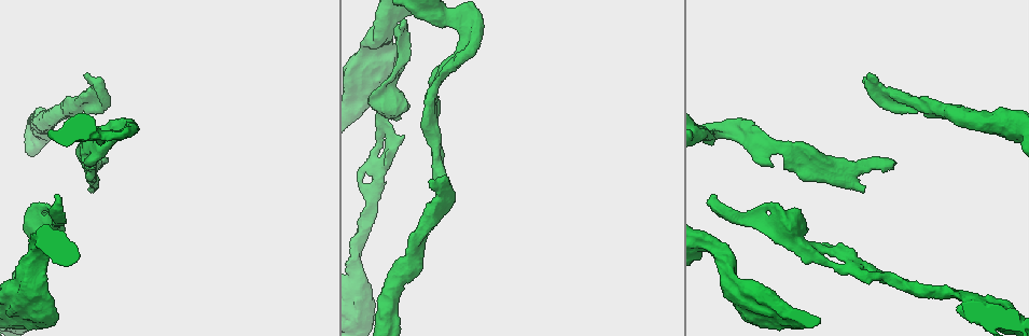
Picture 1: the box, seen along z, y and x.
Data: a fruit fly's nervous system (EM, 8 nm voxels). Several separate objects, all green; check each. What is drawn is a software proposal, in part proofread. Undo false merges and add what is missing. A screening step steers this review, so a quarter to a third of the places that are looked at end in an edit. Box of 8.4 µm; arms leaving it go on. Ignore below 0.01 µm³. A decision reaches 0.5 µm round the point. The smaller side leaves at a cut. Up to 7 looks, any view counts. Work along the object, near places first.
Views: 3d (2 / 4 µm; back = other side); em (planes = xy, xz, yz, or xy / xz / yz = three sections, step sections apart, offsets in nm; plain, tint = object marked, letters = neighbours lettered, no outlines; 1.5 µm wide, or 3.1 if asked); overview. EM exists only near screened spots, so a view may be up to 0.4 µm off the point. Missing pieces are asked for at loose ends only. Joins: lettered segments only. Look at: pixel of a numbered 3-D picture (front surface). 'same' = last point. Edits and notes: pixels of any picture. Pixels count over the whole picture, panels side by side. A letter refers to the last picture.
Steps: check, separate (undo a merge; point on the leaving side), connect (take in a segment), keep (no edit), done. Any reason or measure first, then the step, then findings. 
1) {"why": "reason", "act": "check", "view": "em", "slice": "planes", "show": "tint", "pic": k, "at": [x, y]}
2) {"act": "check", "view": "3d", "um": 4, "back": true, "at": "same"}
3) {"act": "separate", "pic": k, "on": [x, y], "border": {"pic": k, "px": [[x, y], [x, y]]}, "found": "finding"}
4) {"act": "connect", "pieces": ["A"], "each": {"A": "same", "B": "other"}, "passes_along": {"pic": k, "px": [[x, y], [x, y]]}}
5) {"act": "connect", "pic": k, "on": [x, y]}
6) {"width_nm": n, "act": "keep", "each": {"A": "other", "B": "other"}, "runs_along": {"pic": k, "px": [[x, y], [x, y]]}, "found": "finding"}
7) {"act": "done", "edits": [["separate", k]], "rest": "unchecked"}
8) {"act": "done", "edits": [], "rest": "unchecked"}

{"why": "touches itself", "act": "check", "view": "3d", "um": 2, "back": true, "pic": 1, "at": [372, 160]}

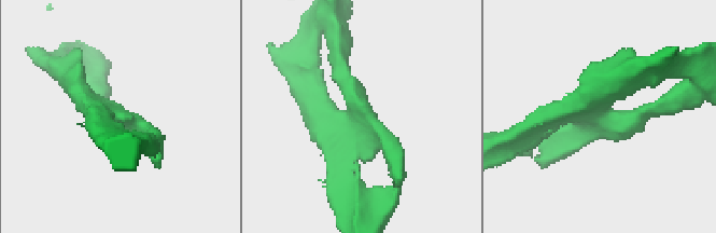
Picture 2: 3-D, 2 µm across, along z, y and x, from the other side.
{"act": "check", "view": "em", "slice": "planes", "show": "letters", "pic": 2, "at": [363, 118]}

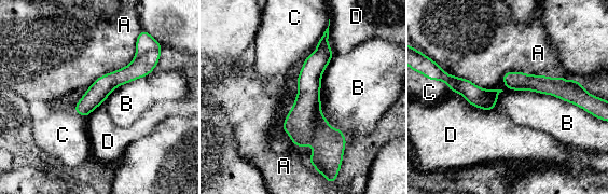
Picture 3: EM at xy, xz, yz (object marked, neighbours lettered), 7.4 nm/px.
{"act": "keep", "each": {"A": "other", "B": "other", "C": "other", "D": "other"}, "runs_along": {"pic": 3, "px": [[325, 39], [311, 73], [320, 160]]}, "found": "all the same cell"}

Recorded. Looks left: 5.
{"why": "free end", "act": "check", "view": "em", "slice": "planes", "show": "tint", "pic": 1, "at": [892, 161]}

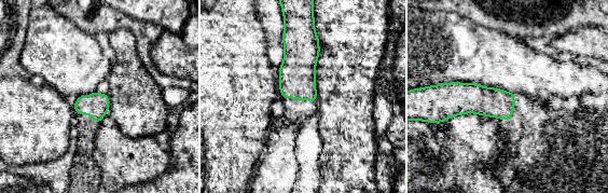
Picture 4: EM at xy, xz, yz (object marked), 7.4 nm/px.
{"why": "see the neighbours", "act": "check", "view": "em", "slice": "planes", "show": "letters", "at": "same"}

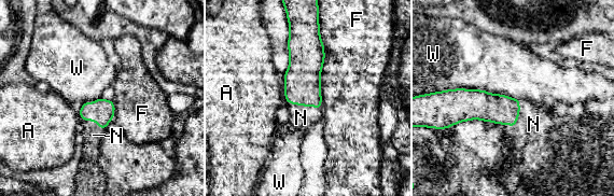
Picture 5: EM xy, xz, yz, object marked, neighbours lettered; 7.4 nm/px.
{"act": "connect", "pieces": ["N"], "each": {"A": "other", "F": "other", "N": "same", "W": "other"}, "found": "it goes on there"}

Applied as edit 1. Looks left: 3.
{"why": "free end", "act": "check", "view": "em", "slice": "planes", "show": "tint", "pic": 1, "at": [710, 195]}

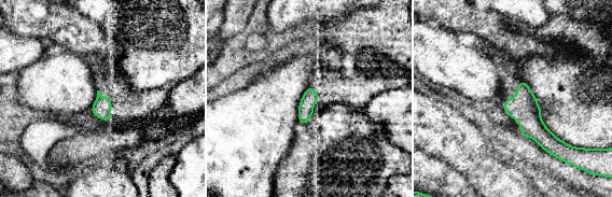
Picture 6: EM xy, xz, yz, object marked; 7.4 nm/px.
{"act": "check", "view": "em", "slice": "planes", "show": "letters", "at": "same"}

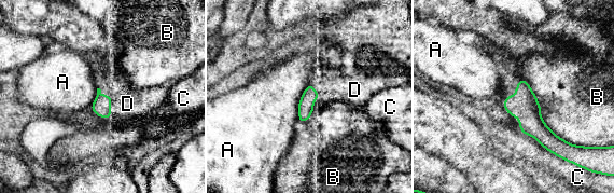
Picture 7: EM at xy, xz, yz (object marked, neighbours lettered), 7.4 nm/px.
{"longest_contact_nm": ["B", 340], "act": "connect", "pieces": ["D"], "each": {"A": "other", "B": "other", "C": "other", "D": "same"}, "found": "the cell continues"}

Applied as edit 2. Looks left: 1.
{"act": "done", "edits": [["connect", 5], ["connect", 7]], "rest": "unchecked"}

